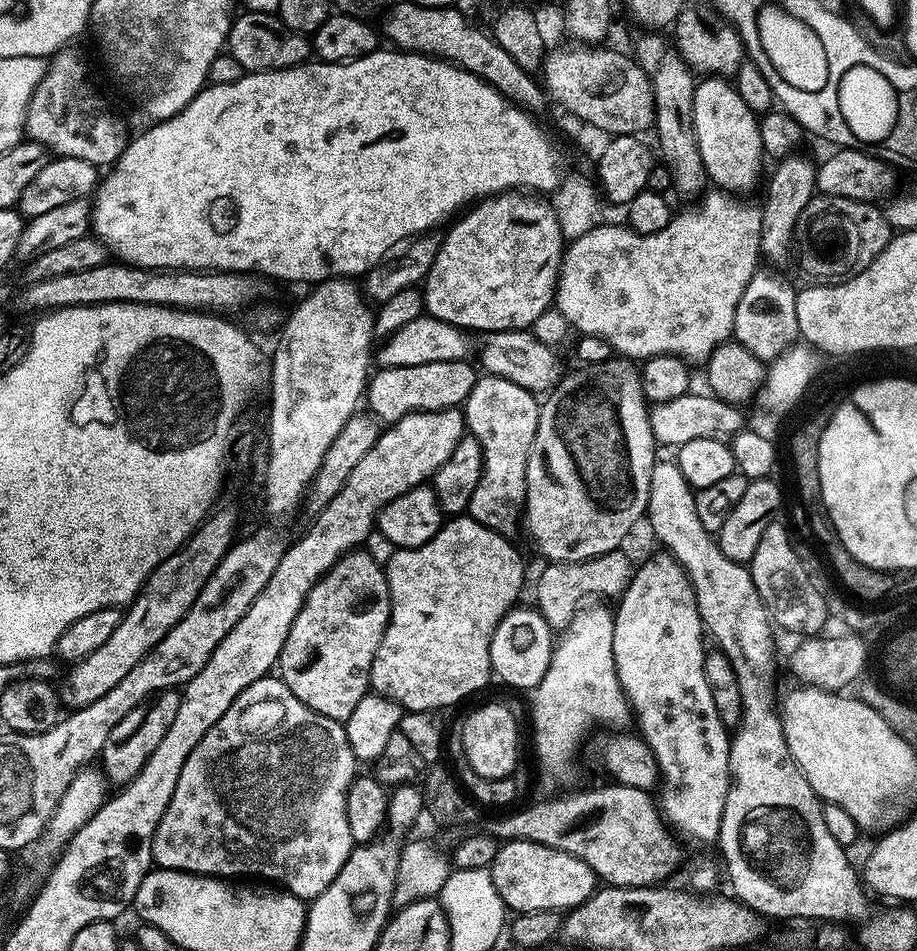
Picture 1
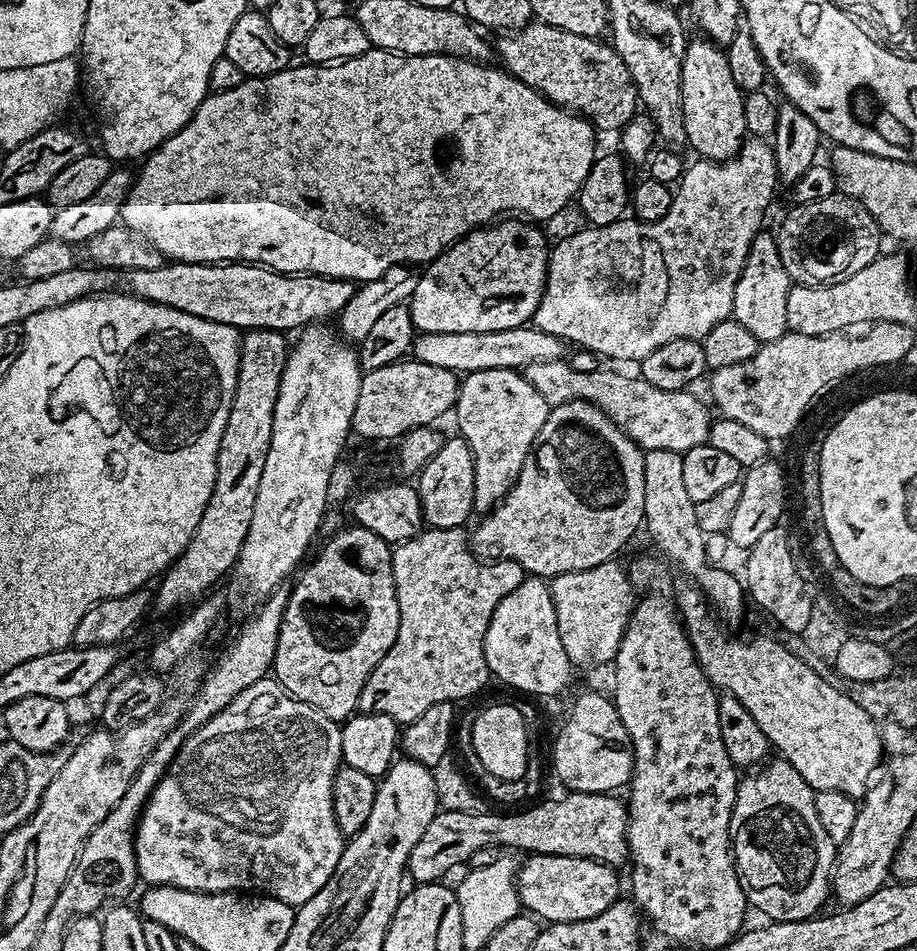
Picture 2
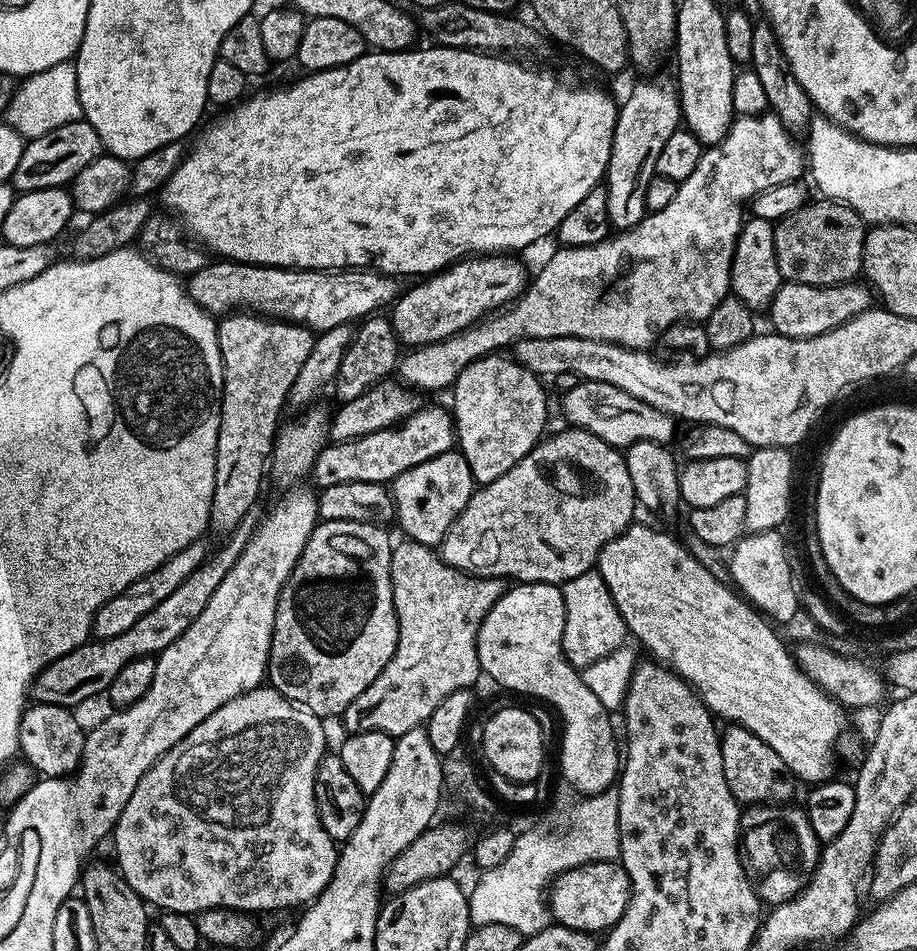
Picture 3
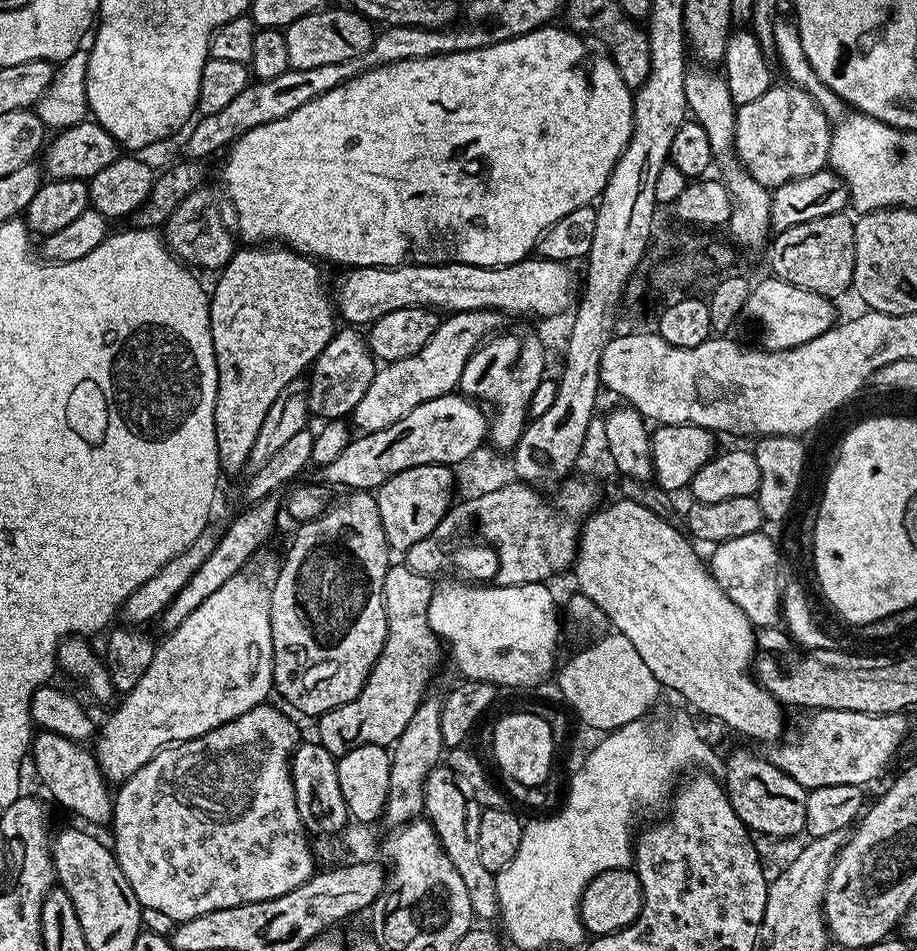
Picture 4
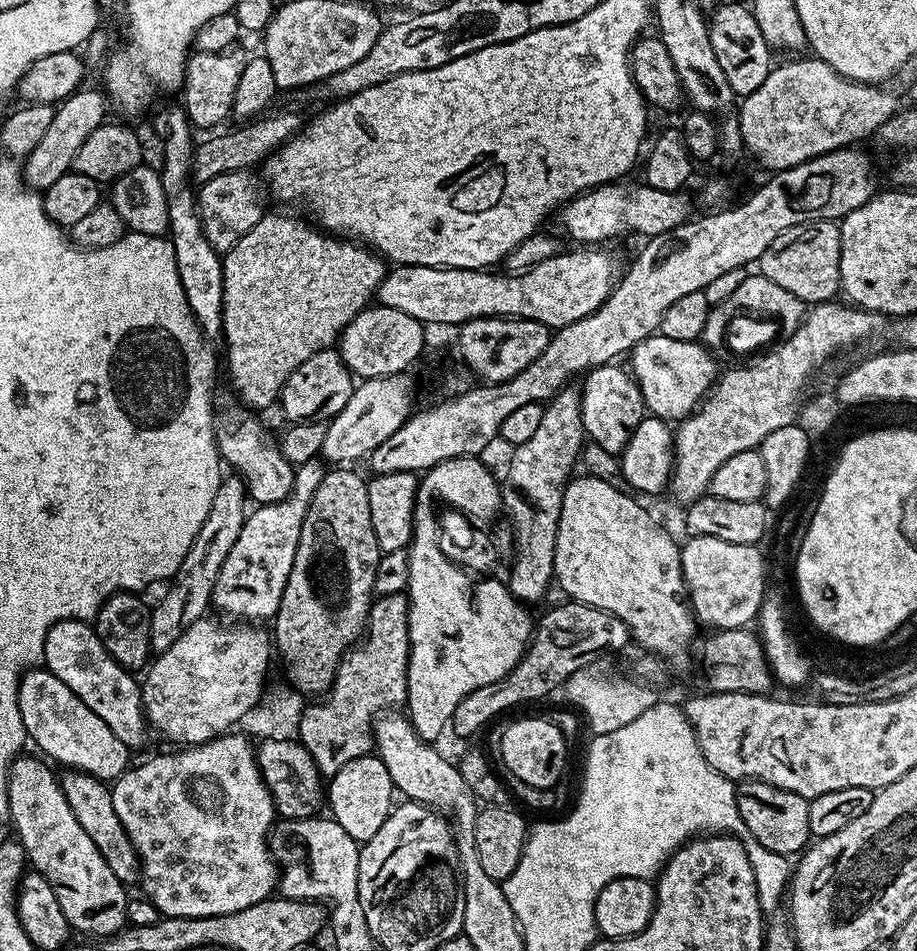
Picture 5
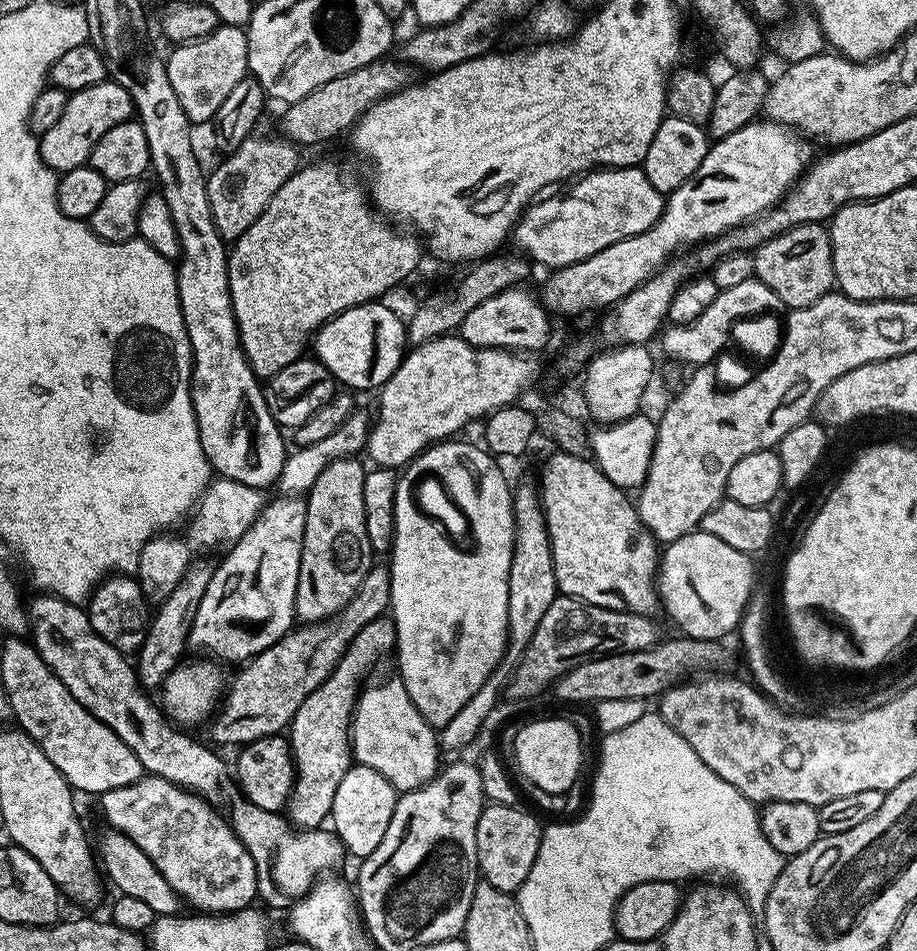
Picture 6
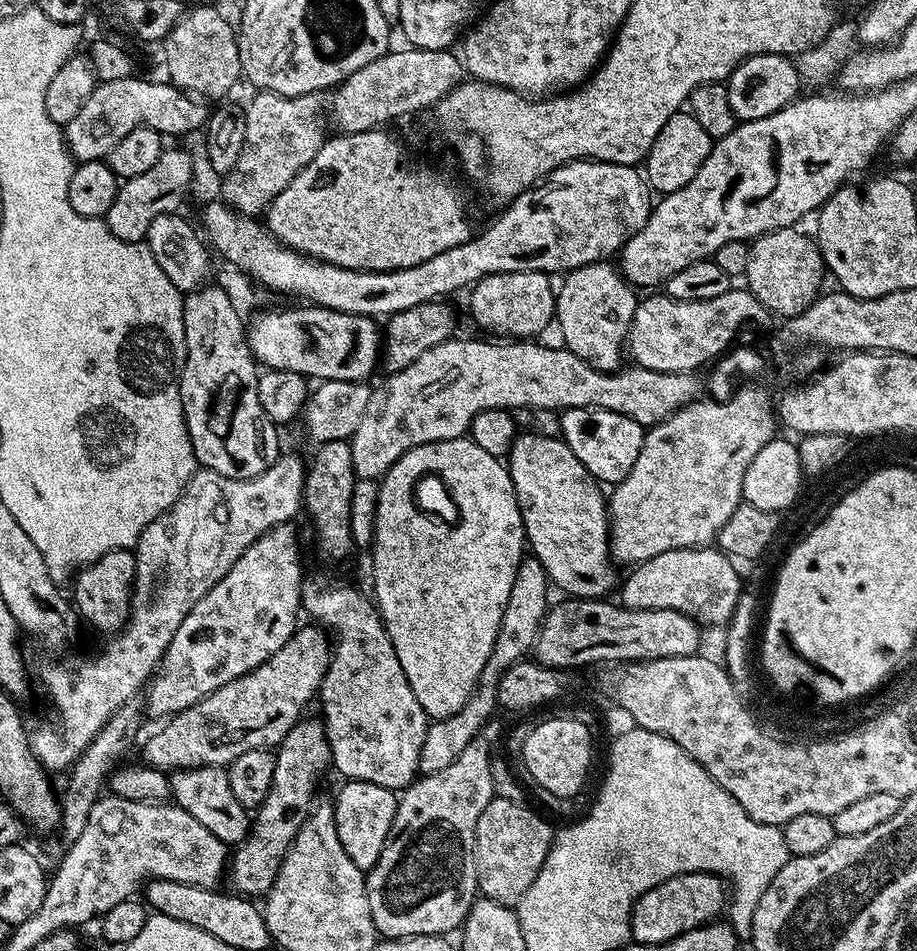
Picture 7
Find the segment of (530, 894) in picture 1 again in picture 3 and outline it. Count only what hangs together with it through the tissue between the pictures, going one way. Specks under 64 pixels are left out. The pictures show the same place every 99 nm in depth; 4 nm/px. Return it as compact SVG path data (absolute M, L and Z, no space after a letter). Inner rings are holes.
M596 860L593 864L571 868L552 881L550 916L564 928L604 934L615 926L618 918L622 918L631 893L630 878L620 863L616 860Z

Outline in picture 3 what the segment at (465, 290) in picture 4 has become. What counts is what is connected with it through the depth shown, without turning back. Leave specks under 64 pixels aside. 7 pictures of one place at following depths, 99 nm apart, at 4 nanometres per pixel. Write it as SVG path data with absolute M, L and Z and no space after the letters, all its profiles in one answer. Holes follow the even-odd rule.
M221 259L208 263L202 270L187 277L186 287L190 299L203 312L232 314L237 310L247 310L273 320L302 324L319 334L334 330L334 326L355 325L387 309L401 295L402 288L396 283L397 277L375 270L289 270L265 268L259 264L237 264Z

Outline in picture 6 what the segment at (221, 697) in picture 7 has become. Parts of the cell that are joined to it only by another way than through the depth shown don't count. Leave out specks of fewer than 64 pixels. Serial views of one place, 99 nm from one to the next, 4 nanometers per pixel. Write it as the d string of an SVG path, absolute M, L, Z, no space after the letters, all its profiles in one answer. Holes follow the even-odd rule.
M373 563L366 578L362 578L354 598L350 598L338 614L313 624L301 623L293 627L291 632L274 642L274 646L247 661L239 669L240 676L233 680L231 677L222 703L211 721L211 743L243 746L258 738L283 733L291 725L298 706L302 706L309 694L326 682L342 654L346 654L350 642L354 642L354 634L358 634L366 622L374 622L374 618L385 615L391 602L388 564Z

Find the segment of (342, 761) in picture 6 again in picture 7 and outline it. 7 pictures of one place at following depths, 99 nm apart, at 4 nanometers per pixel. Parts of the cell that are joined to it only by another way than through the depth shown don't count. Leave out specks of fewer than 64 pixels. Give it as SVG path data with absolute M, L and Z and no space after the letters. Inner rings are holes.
M301 718L275 749L272 788L260 807L255 809L248 837L235 845L230 856L230 880L232 876L232 884L236 887L233 889L249 898L263 897L274 886L284 855L292 849L294 838L314 807L316 787L332 763L323 723L319 719L308 719Z

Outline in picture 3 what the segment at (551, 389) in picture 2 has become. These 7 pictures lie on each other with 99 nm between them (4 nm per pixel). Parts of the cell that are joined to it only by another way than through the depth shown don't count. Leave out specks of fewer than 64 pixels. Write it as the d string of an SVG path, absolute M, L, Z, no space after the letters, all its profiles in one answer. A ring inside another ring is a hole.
M580 380L573 388L565 391L564 416L569 425L584 428L590 434L602 438L602 442L612 444L621 450L638 440L653 440L662 445L669 443L672 436L673 417L667 412L658 410L638 398L634 394L626 394L626 390L618 390L618 386L610 386L610 382L594 382Z

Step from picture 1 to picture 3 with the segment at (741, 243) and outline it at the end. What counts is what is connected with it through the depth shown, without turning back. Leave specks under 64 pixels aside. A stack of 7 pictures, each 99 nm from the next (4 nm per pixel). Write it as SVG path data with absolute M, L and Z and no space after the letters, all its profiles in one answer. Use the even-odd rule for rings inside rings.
M775 114L736 116L728 133L717 144L705 147L694 174L677 183L670 206L648 212L638 226L617 231L594 246L560 246L554 258L541 273L531 277L528 287L511 306L499 309L450 338L419 345L409 351L412 352L409 356L408 353L401 355L398 361L399 379L412 390L448 390L455 384L458 374L470 366L470 362L499 353L507 349L504 348L507 344L508 347L514 346L526 338L577 336L587 340L605 340L607 344L620 344L624 348L648 350L671 324L707 320L710 310L714 310L714 306L729 295L732 259L740 225L746 219L746 205L762 190L782 186L782 182L799 180L805 175L805 149L801 145L799 148L792 136L795 135Z

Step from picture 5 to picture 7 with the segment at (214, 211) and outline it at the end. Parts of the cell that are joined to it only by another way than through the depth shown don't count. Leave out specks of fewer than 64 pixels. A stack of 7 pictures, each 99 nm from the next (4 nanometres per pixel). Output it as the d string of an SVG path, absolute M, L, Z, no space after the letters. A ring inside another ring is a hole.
M262 91L255 95L248 108L243 109L246 142L242 142L242 154L238 154L234 170L223 177L219 197L235 212L253 218L259 217L294 174L318 154L326 139L324 120L320 117L324 112L323 95L311 92L305 96L283 96Z

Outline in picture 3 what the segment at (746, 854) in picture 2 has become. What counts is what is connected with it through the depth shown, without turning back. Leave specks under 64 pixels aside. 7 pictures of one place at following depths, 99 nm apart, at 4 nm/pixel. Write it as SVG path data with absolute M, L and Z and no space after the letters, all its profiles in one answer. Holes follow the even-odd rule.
M752 806L740 817L742 852L754 877L756 891L768 906L793 900L808 883L808 877L820 861L822 841L814 834L803 807Z

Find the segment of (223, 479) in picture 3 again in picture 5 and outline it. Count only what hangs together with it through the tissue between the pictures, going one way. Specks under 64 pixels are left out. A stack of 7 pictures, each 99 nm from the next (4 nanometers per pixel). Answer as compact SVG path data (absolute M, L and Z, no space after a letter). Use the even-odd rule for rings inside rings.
M265 211L260 221L250 230L246 230L246 234L242 234L242 238L238 238L238 242L234 242L231 250L223 253L222 256L224 265L224 281L222 282L224 360L228 363L228 380L232 383L233 390L240 395L242 403L249 404L252 408L268 408L271 404L273 407L279 401L280 391L286 382L286 378L290 378L290 374L294 374L294 370L298 370L298 366L302 366L302 362L306 362L306 358L310 358L310 354L318 354L324 348L333 347L339 341L340 334L346 325L359 312L363 312L365 308L369 307L376 288L384 281L385 261L377 253L373 252L371 248L363 243L353 242L348 238L337 238L316 226L308 228L309 221L307 219L304 220L299 220L298 217L291 216L288 212Z

